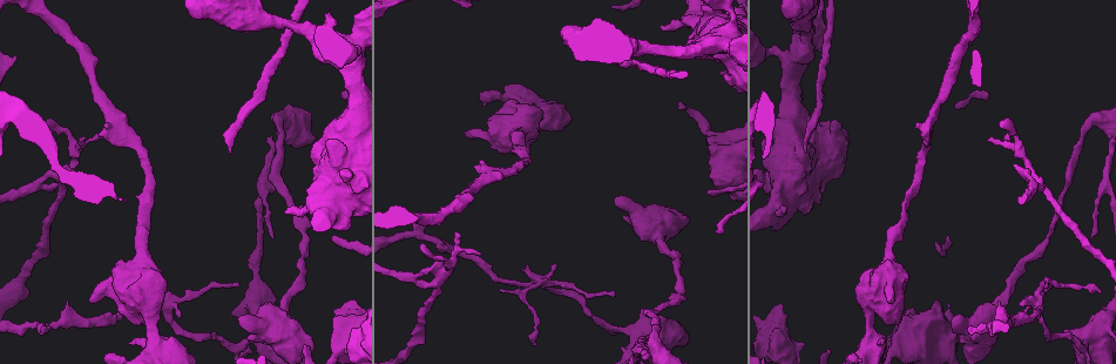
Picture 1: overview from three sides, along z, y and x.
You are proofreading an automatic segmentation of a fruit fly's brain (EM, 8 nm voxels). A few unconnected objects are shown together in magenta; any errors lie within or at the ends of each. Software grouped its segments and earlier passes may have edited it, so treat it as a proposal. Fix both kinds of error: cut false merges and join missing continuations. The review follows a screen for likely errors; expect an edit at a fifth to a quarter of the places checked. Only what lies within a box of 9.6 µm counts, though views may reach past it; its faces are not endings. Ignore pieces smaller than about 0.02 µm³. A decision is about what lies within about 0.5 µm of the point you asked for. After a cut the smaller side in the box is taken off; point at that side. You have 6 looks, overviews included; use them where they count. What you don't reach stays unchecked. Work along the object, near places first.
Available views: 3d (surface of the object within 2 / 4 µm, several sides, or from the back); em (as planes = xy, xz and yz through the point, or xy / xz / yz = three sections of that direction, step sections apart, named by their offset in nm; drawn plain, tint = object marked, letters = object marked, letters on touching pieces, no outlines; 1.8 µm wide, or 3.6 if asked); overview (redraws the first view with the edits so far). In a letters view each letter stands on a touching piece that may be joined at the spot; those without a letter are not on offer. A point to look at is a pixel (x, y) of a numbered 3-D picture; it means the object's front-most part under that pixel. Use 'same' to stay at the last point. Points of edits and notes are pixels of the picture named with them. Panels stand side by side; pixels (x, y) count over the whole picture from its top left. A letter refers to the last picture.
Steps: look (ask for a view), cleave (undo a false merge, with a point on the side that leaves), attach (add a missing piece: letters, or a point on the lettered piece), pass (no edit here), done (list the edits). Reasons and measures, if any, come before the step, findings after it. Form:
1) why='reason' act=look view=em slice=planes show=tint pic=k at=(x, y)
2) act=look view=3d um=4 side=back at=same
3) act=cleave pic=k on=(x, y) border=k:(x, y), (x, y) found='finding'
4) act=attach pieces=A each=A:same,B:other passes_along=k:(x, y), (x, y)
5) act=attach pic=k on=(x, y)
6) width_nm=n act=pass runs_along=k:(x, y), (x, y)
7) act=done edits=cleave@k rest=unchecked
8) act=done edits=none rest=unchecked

why='thick turns thin' act=look view=em slice=planes show=letters pic=1 at=(732, 174)

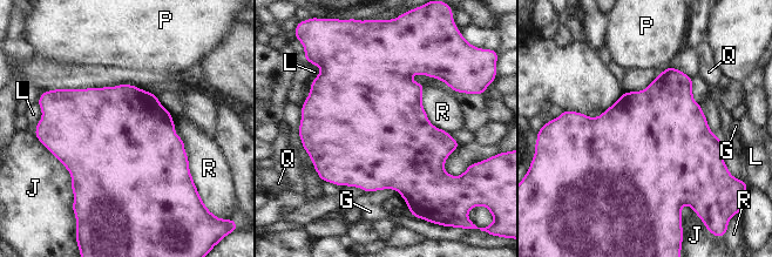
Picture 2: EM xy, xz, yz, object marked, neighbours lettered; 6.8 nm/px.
act=pass each=G:other,J:other,L:other,P:other,Q:other,R:other border=2:(171, 117), (191, 174) found='one cell here'

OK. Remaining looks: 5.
why='tapers out' act=look view=em slice=yz step=8 show=letters pic=1 at=(1101, 293)

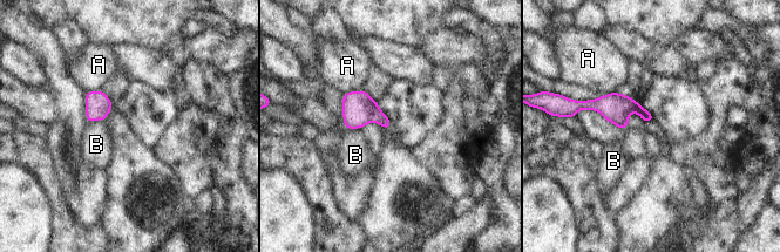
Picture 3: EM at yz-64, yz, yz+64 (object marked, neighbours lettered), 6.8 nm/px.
act=pass each=A:other,B:other border=3:(103, 120), (94, 120), (87, 123) found='no lettered piece goes on from it'

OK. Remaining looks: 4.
why='arms part here' act=look view=3d um=2 pic=1 at=(165, 309)

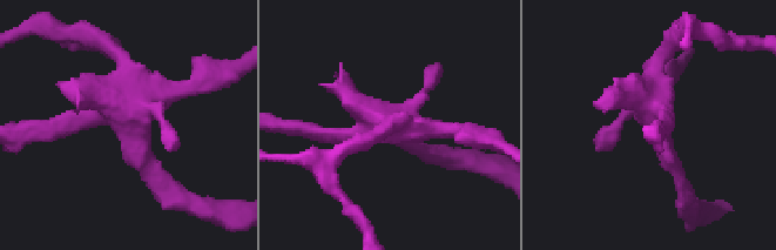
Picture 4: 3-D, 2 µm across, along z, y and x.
why='shape alone is not enough' act=look view=em slice=planes show=letters pic=4 at=(382, 121)

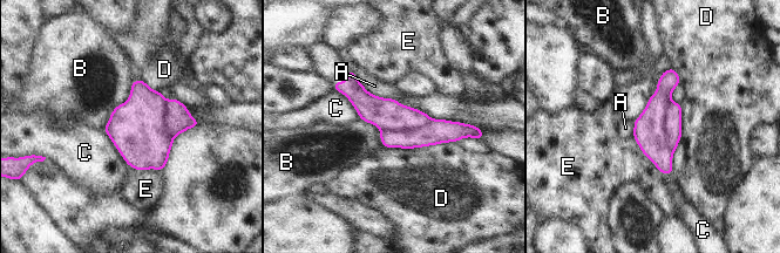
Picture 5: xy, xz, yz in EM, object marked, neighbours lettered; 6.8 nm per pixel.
width_nm=280 act=cleave pic=5 on=(439, 131) each=A:other,B:other,C:other,D:other,E:other part_leaving=5:(465, 127), (409, 139), (384, 139) found='a second cell is stuck on'

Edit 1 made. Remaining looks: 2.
act=done edits=cleave@5 rest=unchecked

